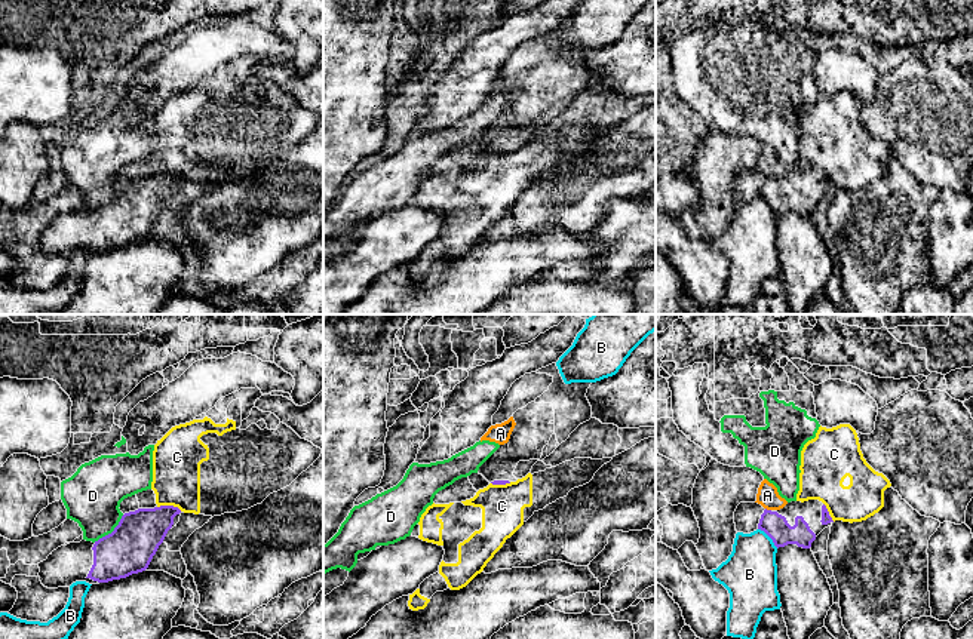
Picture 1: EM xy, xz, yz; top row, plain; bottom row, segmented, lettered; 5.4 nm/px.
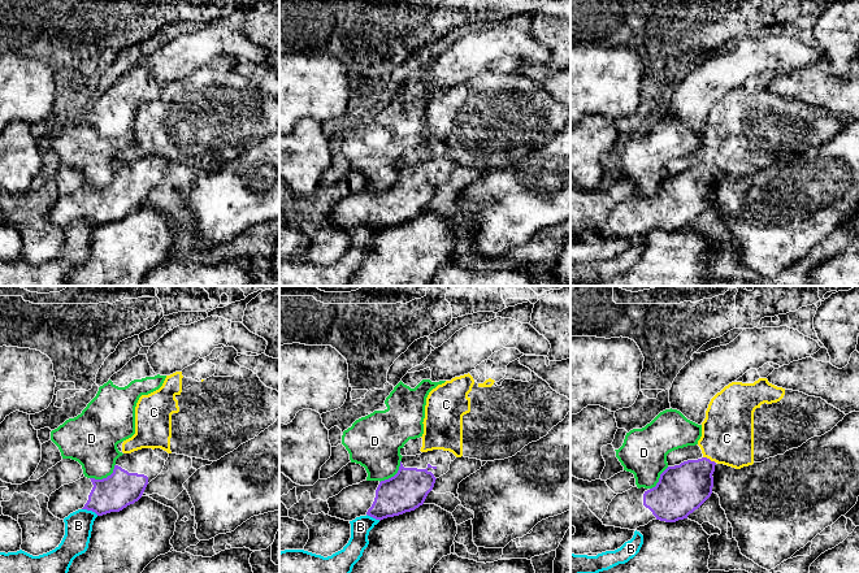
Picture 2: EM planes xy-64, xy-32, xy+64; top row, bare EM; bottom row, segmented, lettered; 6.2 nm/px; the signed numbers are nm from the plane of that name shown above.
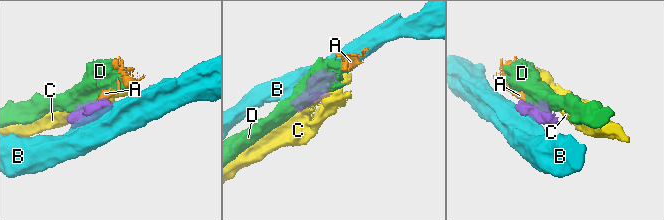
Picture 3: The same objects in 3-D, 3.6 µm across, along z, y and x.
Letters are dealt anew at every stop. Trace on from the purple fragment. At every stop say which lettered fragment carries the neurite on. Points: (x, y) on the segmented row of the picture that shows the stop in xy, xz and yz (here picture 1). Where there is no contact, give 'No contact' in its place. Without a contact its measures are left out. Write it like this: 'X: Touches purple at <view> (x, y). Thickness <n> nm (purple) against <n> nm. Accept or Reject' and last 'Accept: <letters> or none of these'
A: Touches purple at yz (769, 510). Thickness 140 nm (purple) against 120 nm. Reject
B: Touches purple at yz (769, 535). Thickness 140 nm (purple) against 300 nm. Reject
C: Touches purple at xy (169, 506). Thickness 260 nm (purple) against 260 nm. Reject
D: Touches purple at xy (111, 532). Thickness 260 nm (purple) against 320 nm. Reject
Accept: none of these

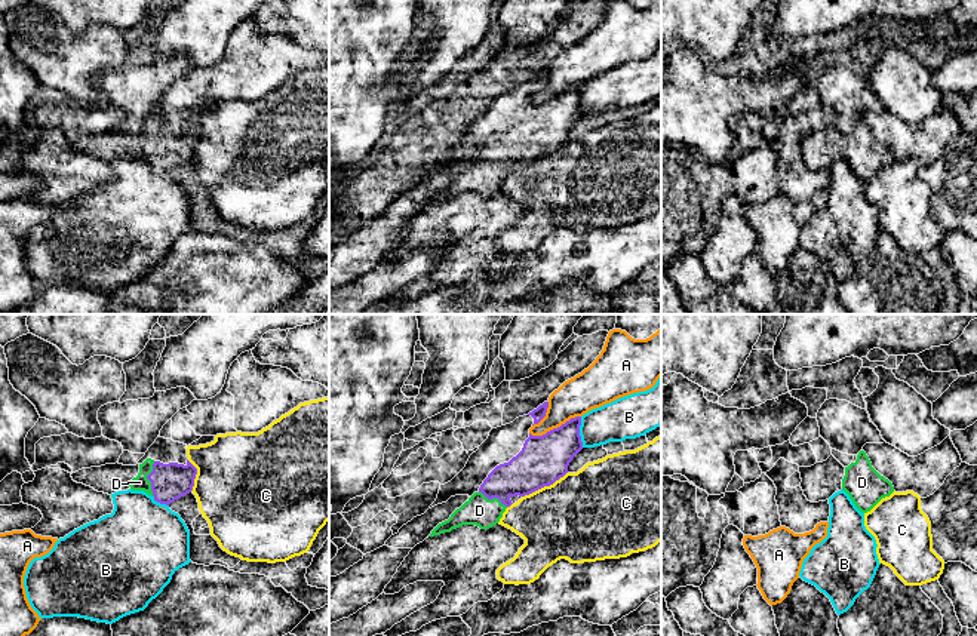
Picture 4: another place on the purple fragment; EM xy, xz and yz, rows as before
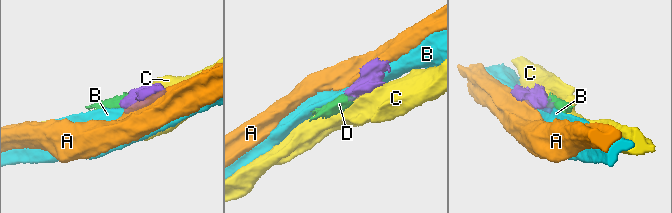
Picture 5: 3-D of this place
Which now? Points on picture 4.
A: Touches purple at xz (555, 429). Thickness 260 nm (purple) against 200 nm. Reject
B: Touches purple at xz (578, 432). Thickness 260 nm (purple) against 220 nm. Reject
C: Touches purple at xz (544, 485). Thickness 260 nm (purple) against 460 nm. Reject
D: Touches purple at xy (147, 478). Thickness 200 nm (purple) against 80 nm. Accept
Accept: D

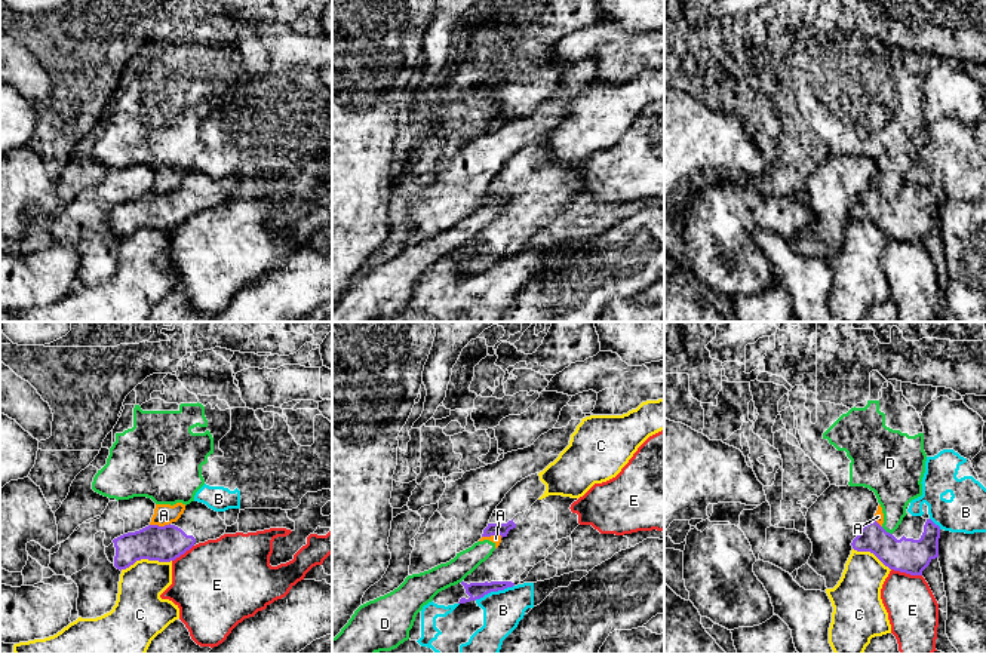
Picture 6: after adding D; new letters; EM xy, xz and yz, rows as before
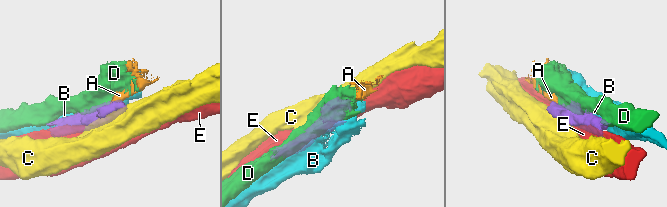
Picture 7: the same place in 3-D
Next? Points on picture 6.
A: Touches purple at xz (491, 534). Thickness 70 nm (purple) against 50 nm. Reject
B: Touches purple at xz (494, 590). Thickness 90 nm (purple) against 220 nm. Reject
C: Touches purple at xy (146, 558). Thickness 190 nm (purple) against 240 nm. Reject
D: Touches purple at yz (885, 531). Thickness 190 nm (purple) against 220 nm. Reject
E: Touches purple at yz (906, 573). Thickness 190 nm (purple) against 280 nm. Reject
Accept: none of these

